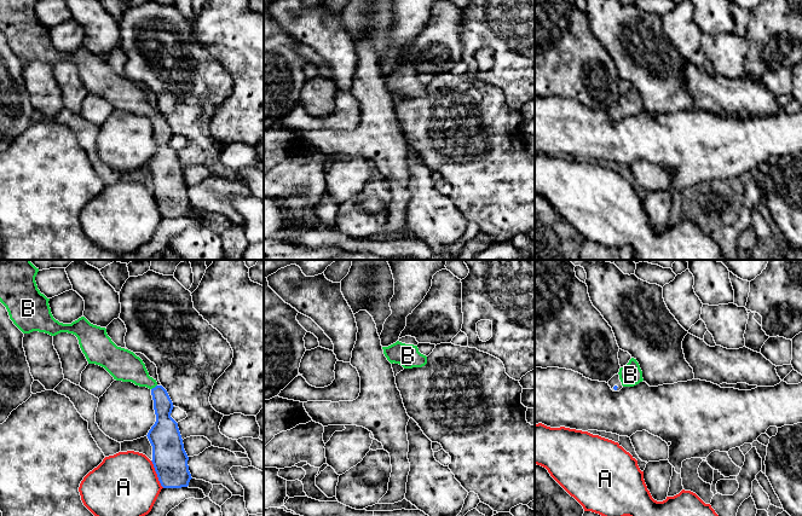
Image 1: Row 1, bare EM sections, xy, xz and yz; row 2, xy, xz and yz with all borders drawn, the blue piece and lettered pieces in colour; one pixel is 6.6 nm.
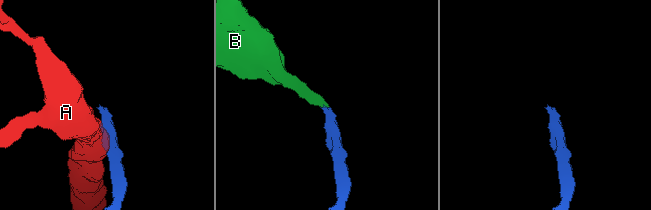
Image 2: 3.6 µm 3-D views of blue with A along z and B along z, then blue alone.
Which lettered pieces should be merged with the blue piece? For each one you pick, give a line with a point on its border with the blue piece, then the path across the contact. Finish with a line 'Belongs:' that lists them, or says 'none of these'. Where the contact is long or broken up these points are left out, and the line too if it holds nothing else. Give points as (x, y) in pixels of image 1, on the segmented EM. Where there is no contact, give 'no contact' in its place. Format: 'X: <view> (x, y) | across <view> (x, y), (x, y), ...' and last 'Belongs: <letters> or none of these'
B: xy (155, 387) | across xy (162, 404), (155, 387), (125, 365)
Belongs: B

